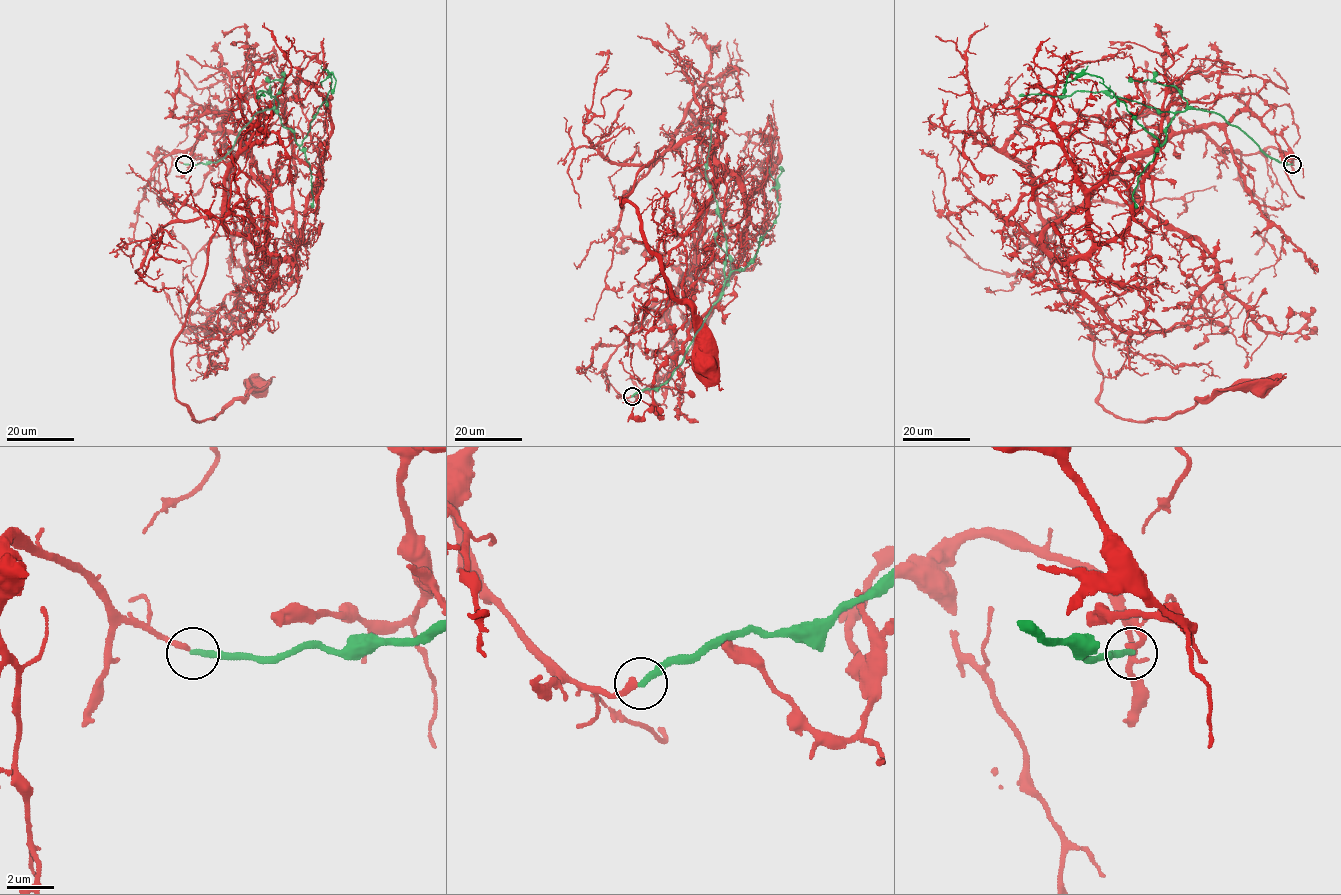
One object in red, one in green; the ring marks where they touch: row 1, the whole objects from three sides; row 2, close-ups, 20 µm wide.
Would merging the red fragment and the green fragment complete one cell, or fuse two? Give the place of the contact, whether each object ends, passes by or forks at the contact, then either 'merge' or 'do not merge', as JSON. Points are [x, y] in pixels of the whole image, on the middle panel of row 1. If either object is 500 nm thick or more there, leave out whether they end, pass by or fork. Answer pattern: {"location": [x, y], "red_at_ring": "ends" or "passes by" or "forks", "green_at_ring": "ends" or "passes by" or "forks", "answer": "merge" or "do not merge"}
{"location": [632, 396], "red_at_ring": "ends", "green_at_ring": "ends", "answer": "do not merge"}

